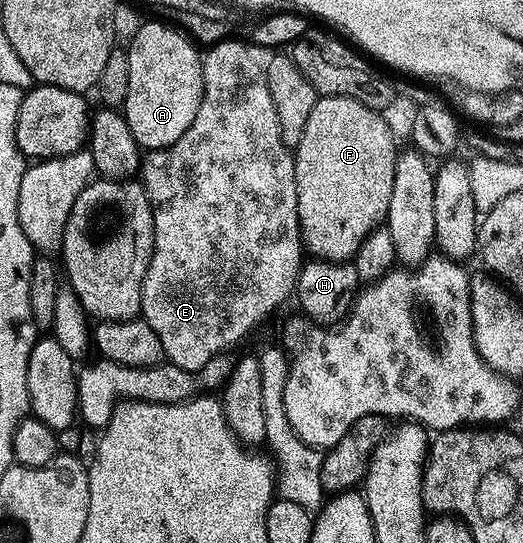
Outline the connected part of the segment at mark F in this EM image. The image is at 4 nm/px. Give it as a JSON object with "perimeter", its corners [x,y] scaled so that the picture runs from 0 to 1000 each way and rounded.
{"perimeter":[[[612,177],[585,239],[577,239],[577,262],[562,276],[562,328],[570,357],[570,401],[574,438],[583,459],[614,479],[671,481],[685,453],[717,420],[736,411],[746,379],[746,348],[753,339],[753,306],[761,285],[757,258],[715,199],[692,195],[677,180],[660,177]]]}

